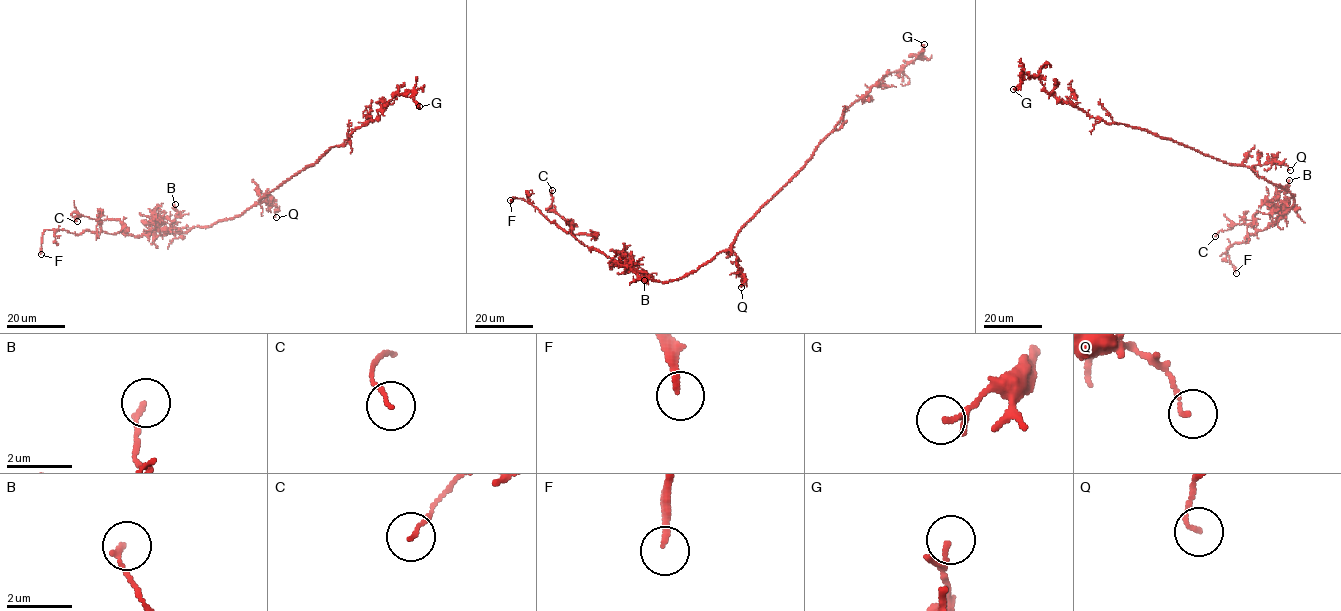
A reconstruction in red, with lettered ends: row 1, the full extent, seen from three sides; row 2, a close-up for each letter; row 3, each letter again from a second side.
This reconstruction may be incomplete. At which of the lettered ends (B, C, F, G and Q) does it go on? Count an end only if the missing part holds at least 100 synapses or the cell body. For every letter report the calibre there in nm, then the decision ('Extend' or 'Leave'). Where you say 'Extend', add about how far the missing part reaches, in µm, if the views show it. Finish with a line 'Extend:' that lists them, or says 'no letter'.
B: Thickness 150 nm. Leave
C: Thickness 100 nm. Leave
F: Thickness 180 nm. Extend. Missing length about 9 µm
G: Thickness 190 nm. Leave
Q: Thickness 120 nm. Leave
Extend: F

